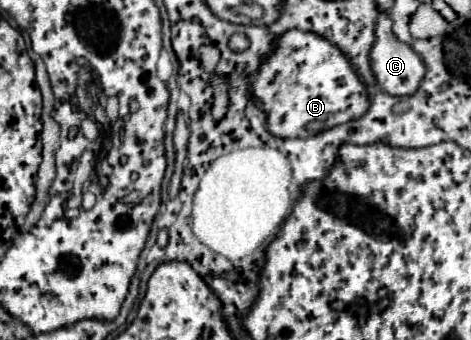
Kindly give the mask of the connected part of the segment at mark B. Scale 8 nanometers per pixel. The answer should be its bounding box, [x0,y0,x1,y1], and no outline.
[253,30,371,138]

